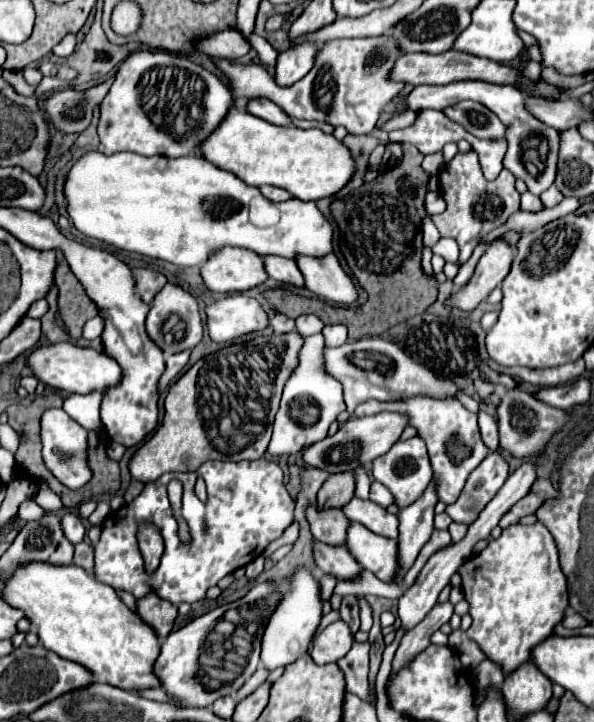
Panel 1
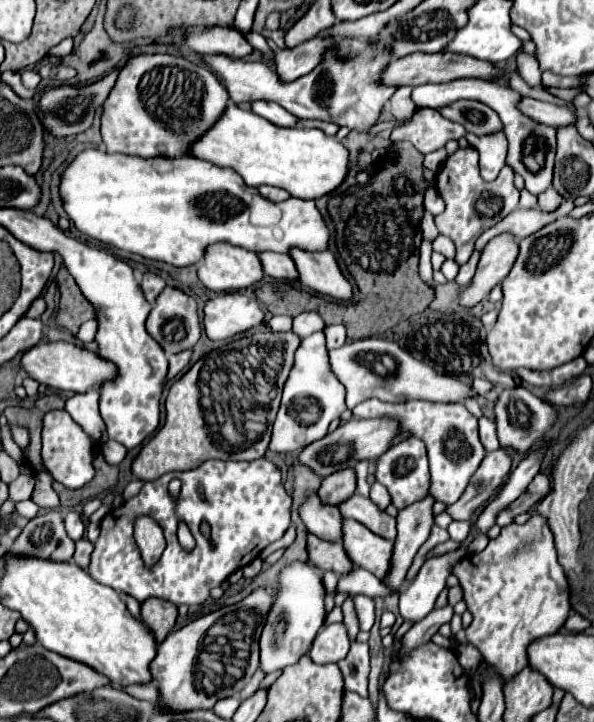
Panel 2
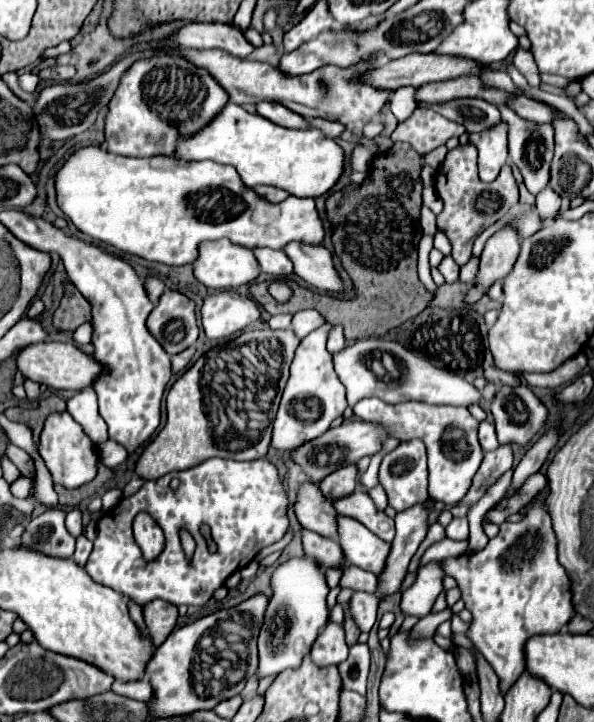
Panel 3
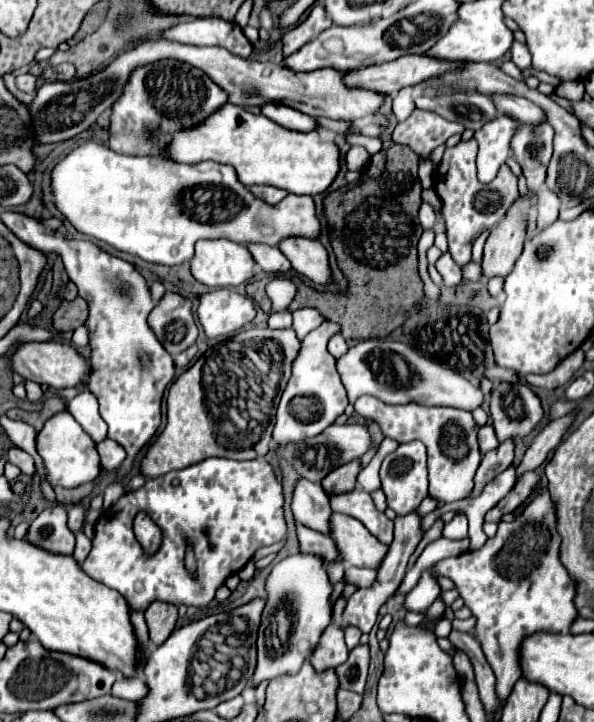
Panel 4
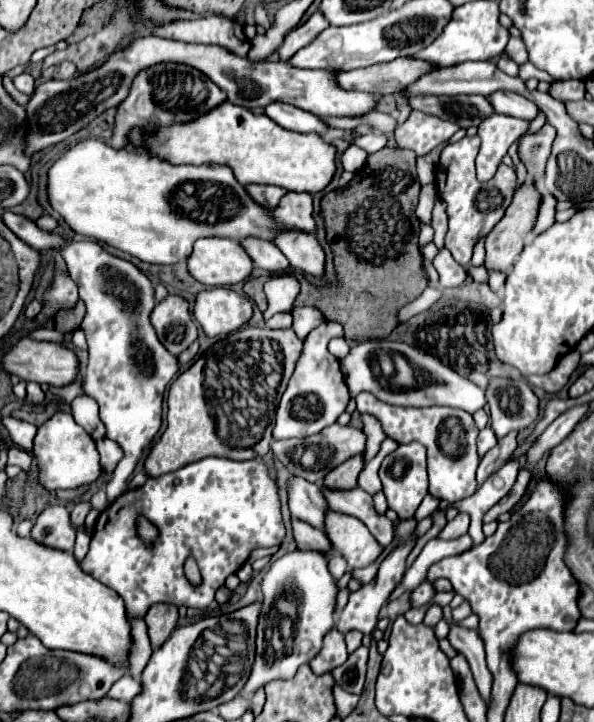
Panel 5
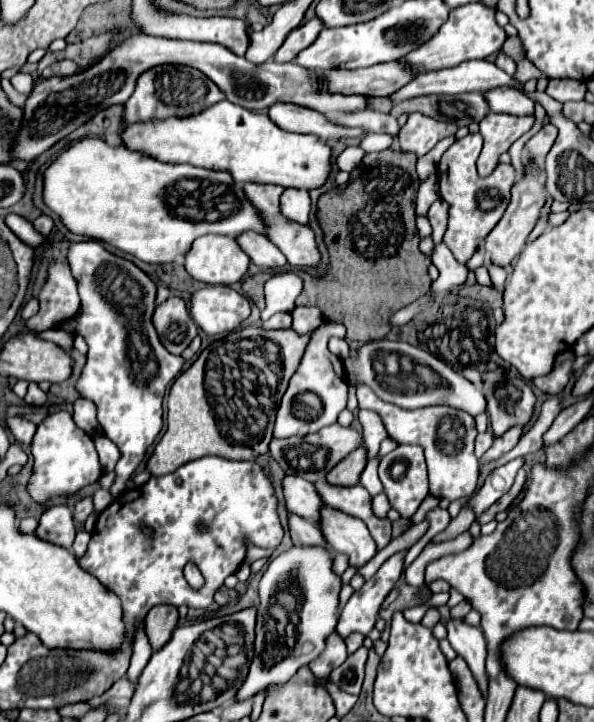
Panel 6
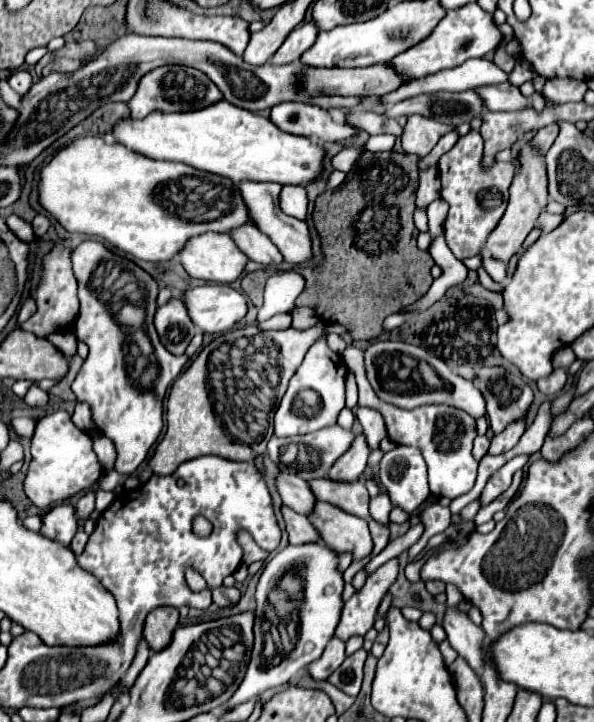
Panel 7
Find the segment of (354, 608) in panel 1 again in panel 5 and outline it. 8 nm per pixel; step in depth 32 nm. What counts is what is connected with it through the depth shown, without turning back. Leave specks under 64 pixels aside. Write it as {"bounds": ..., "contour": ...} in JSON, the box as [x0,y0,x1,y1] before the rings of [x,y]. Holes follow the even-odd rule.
{"bounds":[345,630,363,654],"contour":[[[352,630],[345,635],[345,642],[349,654],[362,645],[362,637],[363,634],[356,630]]]}

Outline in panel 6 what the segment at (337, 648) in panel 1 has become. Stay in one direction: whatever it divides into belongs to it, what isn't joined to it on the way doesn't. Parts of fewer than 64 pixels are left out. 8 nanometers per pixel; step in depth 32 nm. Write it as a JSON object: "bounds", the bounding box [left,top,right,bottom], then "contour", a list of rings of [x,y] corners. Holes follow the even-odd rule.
{"bounds":[308,632,348,678],"contour":[[[334,632],[332,636],[328,636],[324,652],[322,652],[312,664],[308,664],[308,668],[310,668],[310,672],[312,672],[316,678],[328,678],[330,672],[332,672],[334,668],[338,668],[338,666],[346,660],[346,656],[348,656],[348,654],[346,654],[346,644],[344,644],[344,640],[342,640],[340,636],[336,636],[336,632]]]}

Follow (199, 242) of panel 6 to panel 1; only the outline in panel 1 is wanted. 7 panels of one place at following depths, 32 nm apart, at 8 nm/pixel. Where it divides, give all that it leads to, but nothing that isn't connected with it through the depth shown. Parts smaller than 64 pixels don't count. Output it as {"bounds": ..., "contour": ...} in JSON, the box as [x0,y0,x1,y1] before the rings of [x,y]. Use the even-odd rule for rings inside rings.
{"bounds":[200,246,268,294],"contour":[[[232,246],[220,248],[208,262],[200,264],[200,276],[204,284],[218,294],[244,292],[268,278],[264,262],[256,252]]]}

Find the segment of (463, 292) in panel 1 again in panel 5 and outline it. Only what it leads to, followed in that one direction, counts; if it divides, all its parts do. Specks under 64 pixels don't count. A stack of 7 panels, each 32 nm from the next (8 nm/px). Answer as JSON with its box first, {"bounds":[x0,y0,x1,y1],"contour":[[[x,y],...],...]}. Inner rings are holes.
{"bounds":[484,180,542,272],"contour":[[[526,180],[524,184],[516,186],[512,204],[508,206],[504,218],[502,218],[502,220],[492,228],[492,232],[486,236],[486,264],[484,264],[484,266],[486,266],[488,270],[500,270],[500,272],[508,272],[508,270],[510,270],[510,266],[512,266],[514,260],[516,260],[516,256],[518,256],[518,254],[522,252],[522,248],[524,248],[524,242],[526,242],[528,232],[534,228],[540,202],[542,202],[542,194],[540,194],[536,182]]]}

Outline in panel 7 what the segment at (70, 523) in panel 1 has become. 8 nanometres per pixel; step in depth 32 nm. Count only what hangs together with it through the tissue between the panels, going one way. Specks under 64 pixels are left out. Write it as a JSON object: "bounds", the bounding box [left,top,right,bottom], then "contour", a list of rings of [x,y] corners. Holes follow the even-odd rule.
{"bounds":[76,492,94,520],"contour":[[[88,492],[76,502],[76,514],[80,520],[86,520],[92,510],[94,510],[94,492]]]}

